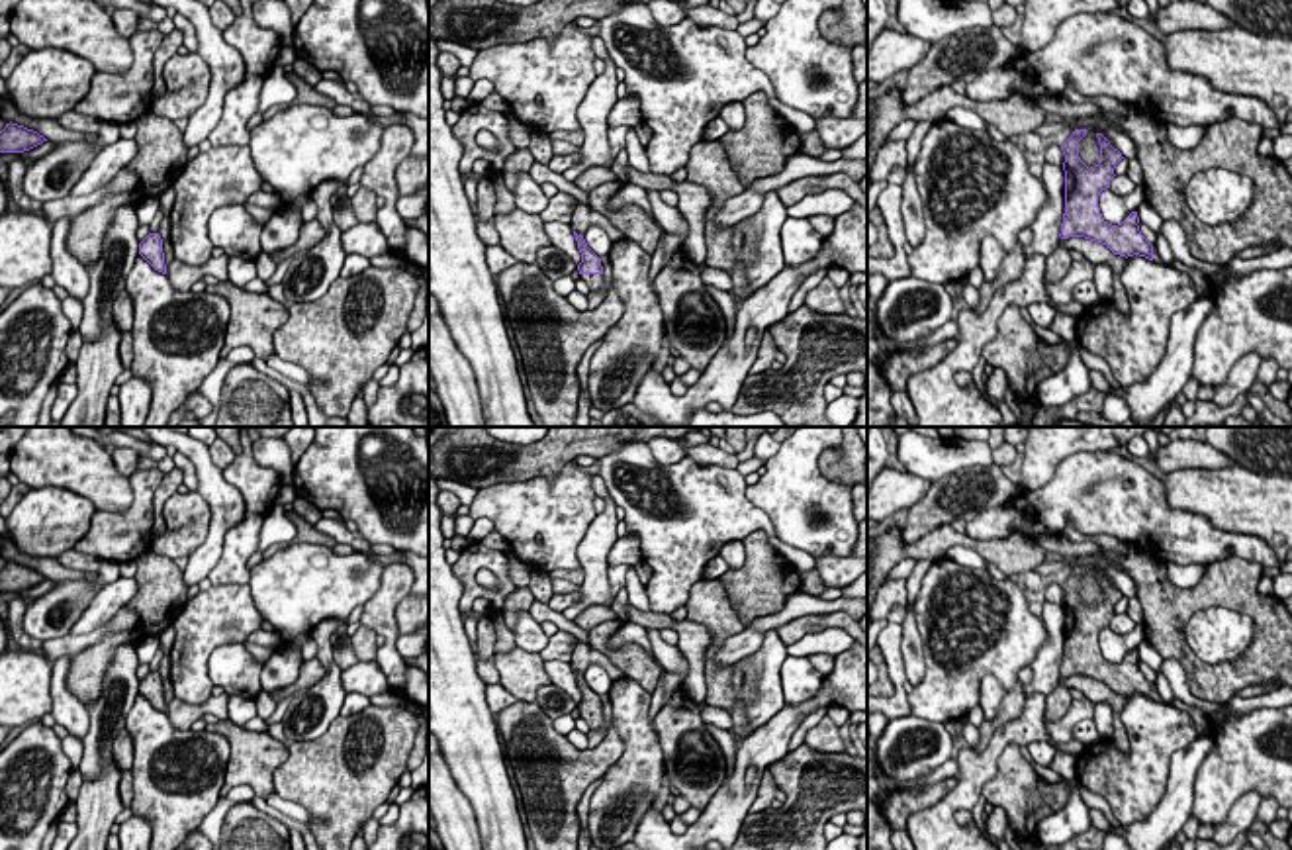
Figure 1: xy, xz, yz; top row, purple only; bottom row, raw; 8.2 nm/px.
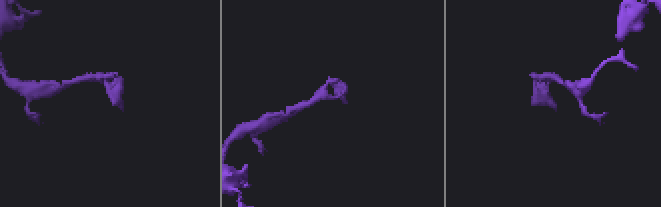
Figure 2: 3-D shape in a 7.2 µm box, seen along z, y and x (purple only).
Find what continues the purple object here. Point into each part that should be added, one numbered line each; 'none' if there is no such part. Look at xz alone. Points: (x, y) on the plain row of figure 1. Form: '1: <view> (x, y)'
1: xz (594, 721)

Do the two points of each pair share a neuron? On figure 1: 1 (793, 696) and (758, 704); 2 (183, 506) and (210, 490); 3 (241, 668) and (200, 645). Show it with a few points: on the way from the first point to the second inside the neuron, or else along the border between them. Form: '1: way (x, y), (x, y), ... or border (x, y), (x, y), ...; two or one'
1: border (787, 655), (782, 664), (784, 704); two
2: border (196, 490), (208, 506), (206, 539); two
3: border (243, 643), (222, 643), (212, 653), (212, 684); two

